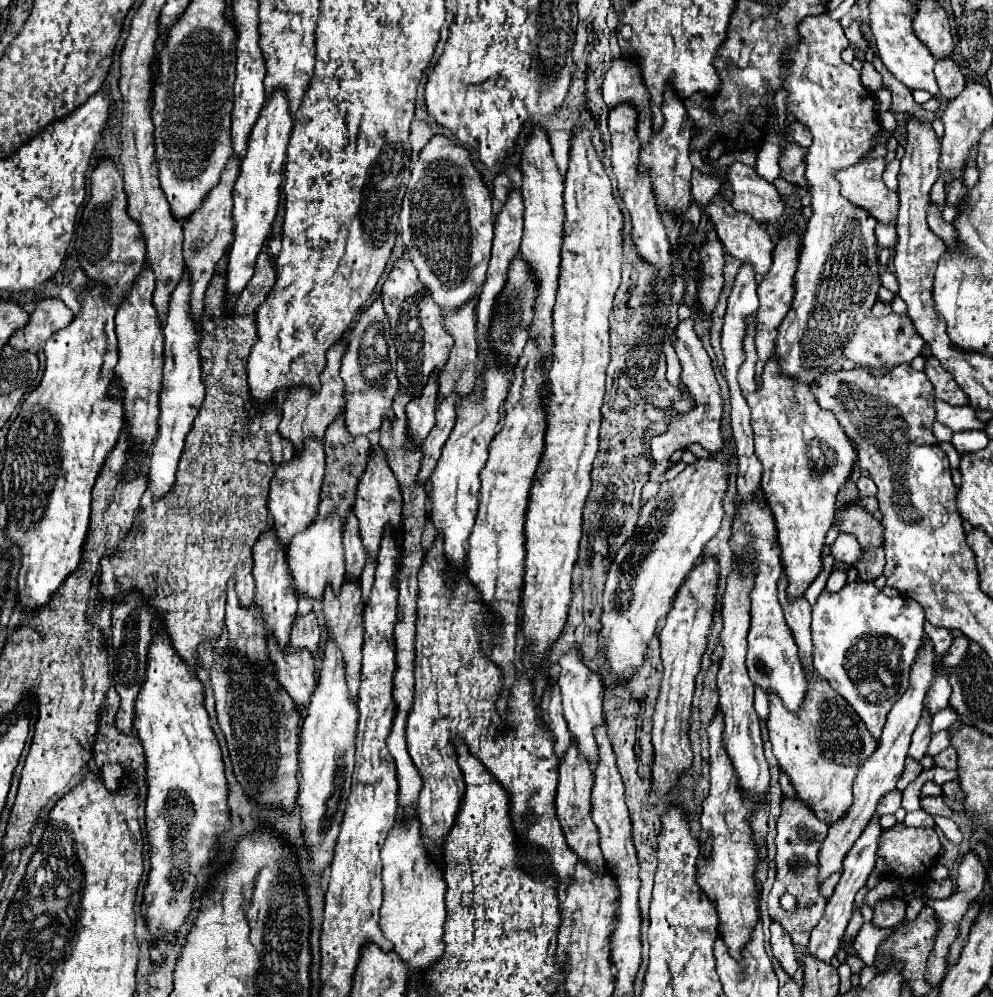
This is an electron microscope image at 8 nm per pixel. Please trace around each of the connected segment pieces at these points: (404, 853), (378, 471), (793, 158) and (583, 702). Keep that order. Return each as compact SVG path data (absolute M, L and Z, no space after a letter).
M398 820L388 840L382 848L382 882L384 882L384 902L380 908L380 930L384 938L394 944L394 952L408 966L408 980L422 974L444 954L444 874L440 864L432 862L420 840L420 822Z
M380 448L370 456L368 466L364 476L360 478L360 488L356 492L356 504L354 504L354 514L358 518L358 528L360 528L360 538L368 550L368 556L376 558L378 550L380 550L380 540L386 532L386 526L390 526L396 534L400 532L402 520L400 520L400 488L396 484L396 478L392 474L392 470L388 468L384 454L380 452Z
M786 142L786 152L780 158L780 176L788 182L796 182L806 188L804 180L804 156L806 150L796 142Z
M572 650L566 656L562 656L560 668L562 668L562 672L560 672L560 678L558 678L558 686L560 686L560 692L562 692L562 706L564 706L564 718L568 722L568 730L572 734L572 740L576 742L578 752L586 758L586 762L594 770L600 762L598 744L596 744L596 738L594 738L594 728L604 724L604 716L602 716L604 690L602 690L600 678L582 664L582 656L580 656L578 650Z

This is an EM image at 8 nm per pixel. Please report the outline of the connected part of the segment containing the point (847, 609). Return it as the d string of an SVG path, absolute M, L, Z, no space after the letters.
M850 582L836 594L822 590L812 608L814 668L852 706L874 738L880 736L892 704L896 704L908 688L908 676L924 634L924 620L924 608L920 608L916 600L908 600L906 596L888 598L876 590L874 584L862 582Z

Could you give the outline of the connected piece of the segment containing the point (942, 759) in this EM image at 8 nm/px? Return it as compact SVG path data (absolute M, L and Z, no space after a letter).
M952 746L942 750L938 756L934 756L934 766L944 770L956 770L956 750Z

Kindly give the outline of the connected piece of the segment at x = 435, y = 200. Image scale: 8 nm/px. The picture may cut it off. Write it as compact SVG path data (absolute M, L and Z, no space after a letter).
M434 136L420 152L418 162L412 168L410 182L400 212L400 236L406 246L406 256L414 264L420 284L442 308L442 312L454 312L468 304L482 288L492 248L492 198L484 186L480 174L470 162L466 148L448 142L444 136Z

